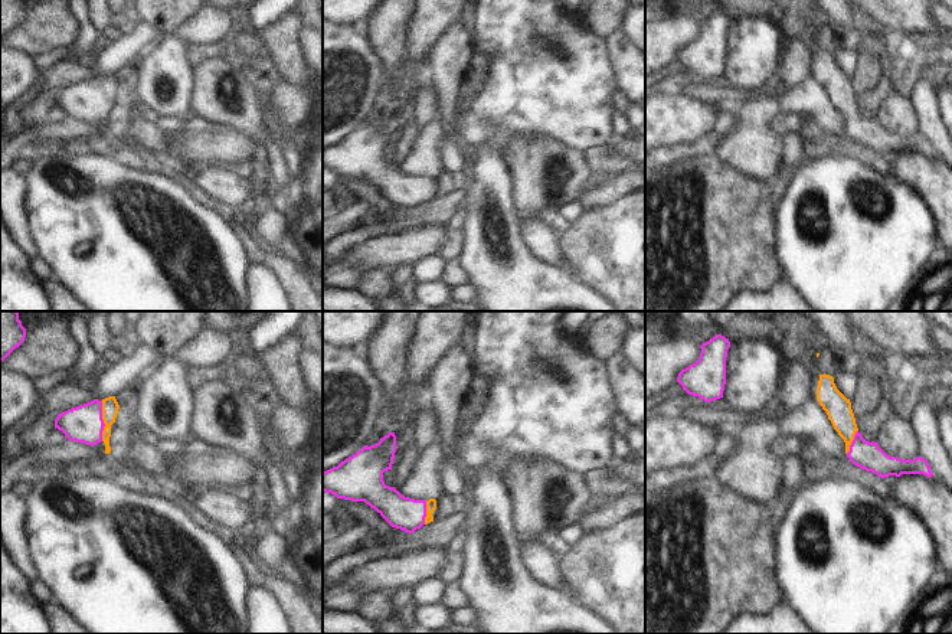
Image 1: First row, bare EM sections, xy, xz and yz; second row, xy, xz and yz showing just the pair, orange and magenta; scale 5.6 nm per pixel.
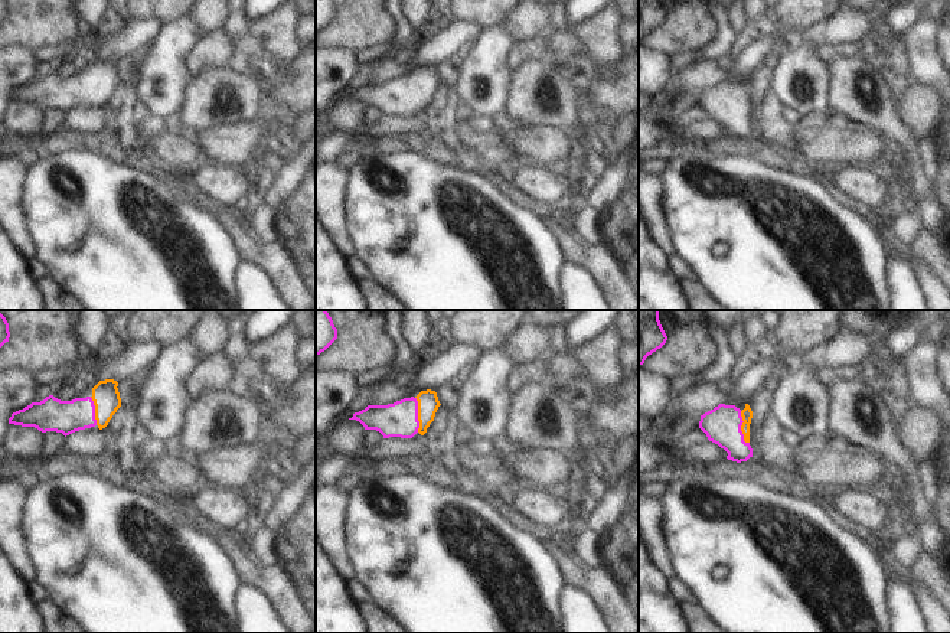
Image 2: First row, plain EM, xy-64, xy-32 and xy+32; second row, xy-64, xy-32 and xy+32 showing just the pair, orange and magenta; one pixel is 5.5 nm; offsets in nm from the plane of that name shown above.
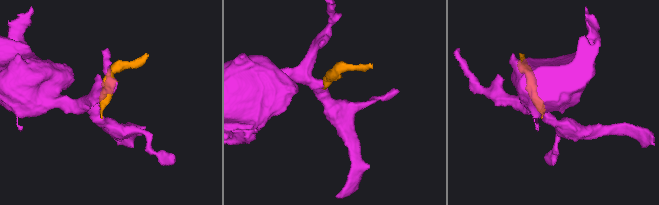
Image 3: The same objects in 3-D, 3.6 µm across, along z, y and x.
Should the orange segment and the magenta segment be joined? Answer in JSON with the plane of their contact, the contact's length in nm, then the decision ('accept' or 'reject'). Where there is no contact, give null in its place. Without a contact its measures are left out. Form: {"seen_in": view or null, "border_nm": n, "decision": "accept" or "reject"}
{"seen_in": "xy", "border_nm": 220, "decision": "accept"}

